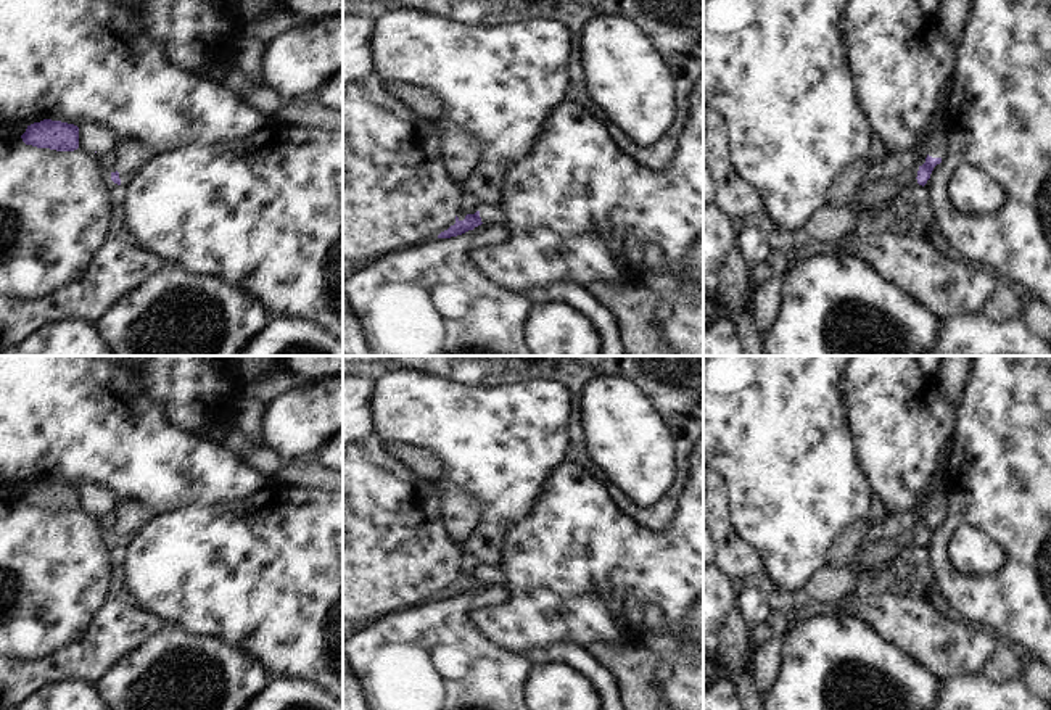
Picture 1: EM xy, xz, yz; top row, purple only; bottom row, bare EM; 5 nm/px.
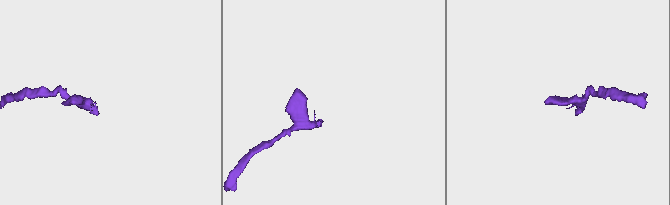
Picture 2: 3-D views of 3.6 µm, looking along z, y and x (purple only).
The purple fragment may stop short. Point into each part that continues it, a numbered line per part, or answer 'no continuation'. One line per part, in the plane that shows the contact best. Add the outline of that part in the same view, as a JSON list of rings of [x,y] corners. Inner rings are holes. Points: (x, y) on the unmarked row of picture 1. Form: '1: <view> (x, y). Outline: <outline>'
1: yz (939, 503). Outline: [[[937,491],[929,497],[927,515],[932,518],[940,518],[942,523],[948,518],[948,515],[950,515],[950,496],[945,491]],[[937,525],[935,528],[938,528],[940,525]]]

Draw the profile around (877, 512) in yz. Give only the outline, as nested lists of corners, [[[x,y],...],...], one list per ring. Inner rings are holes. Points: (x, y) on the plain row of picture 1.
[[[879,496],[869,499],[869,520],[876,525],[885,525],[888,518],[888,510]]]

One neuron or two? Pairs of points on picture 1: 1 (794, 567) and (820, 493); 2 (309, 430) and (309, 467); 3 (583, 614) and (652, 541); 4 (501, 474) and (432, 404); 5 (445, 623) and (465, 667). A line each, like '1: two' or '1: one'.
1: one
2: two
3: one
4: one
5: one

